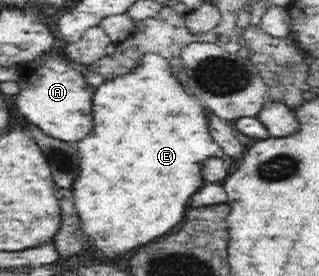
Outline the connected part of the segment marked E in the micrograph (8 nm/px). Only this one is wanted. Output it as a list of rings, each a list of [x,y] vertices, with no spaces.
[[[147,52],[140,57],[139,63],[130,71],[114,78],[114,80],[106,80],[103,84],[96,87],[93,92],[94,98],[91,98],[91,112],[94,114],[94,130],[82,140],[78,142],[78,150],[80,150],[80,158],[82,158],[82,166],[80,166],[80,174],[74,180],[74,204],[78,215],[80,215],[80,223],[84,233],[88,235],[89,250],[93,250],[93,254],[102,254],[102,256],[118,256],[124,254],[130,248],[136,248],[140,244],[146,244],[150,240],[154,240],[156,236],[166,234],[172,226],[176,226],[180,220],[185,217],[185,212],[189,209],[186,202],[192,194],[200,190],[205,184],[203,176],[200,176],[200,170],[205,160],[212,156],[222,158],[223,150],[219,144],[212,138],[210,127],[208,127],[208,110],[197,97],[192,96],[187,87],[178,81],[178,78],[172,73],[172,67],[166,58],[154,52]]]

